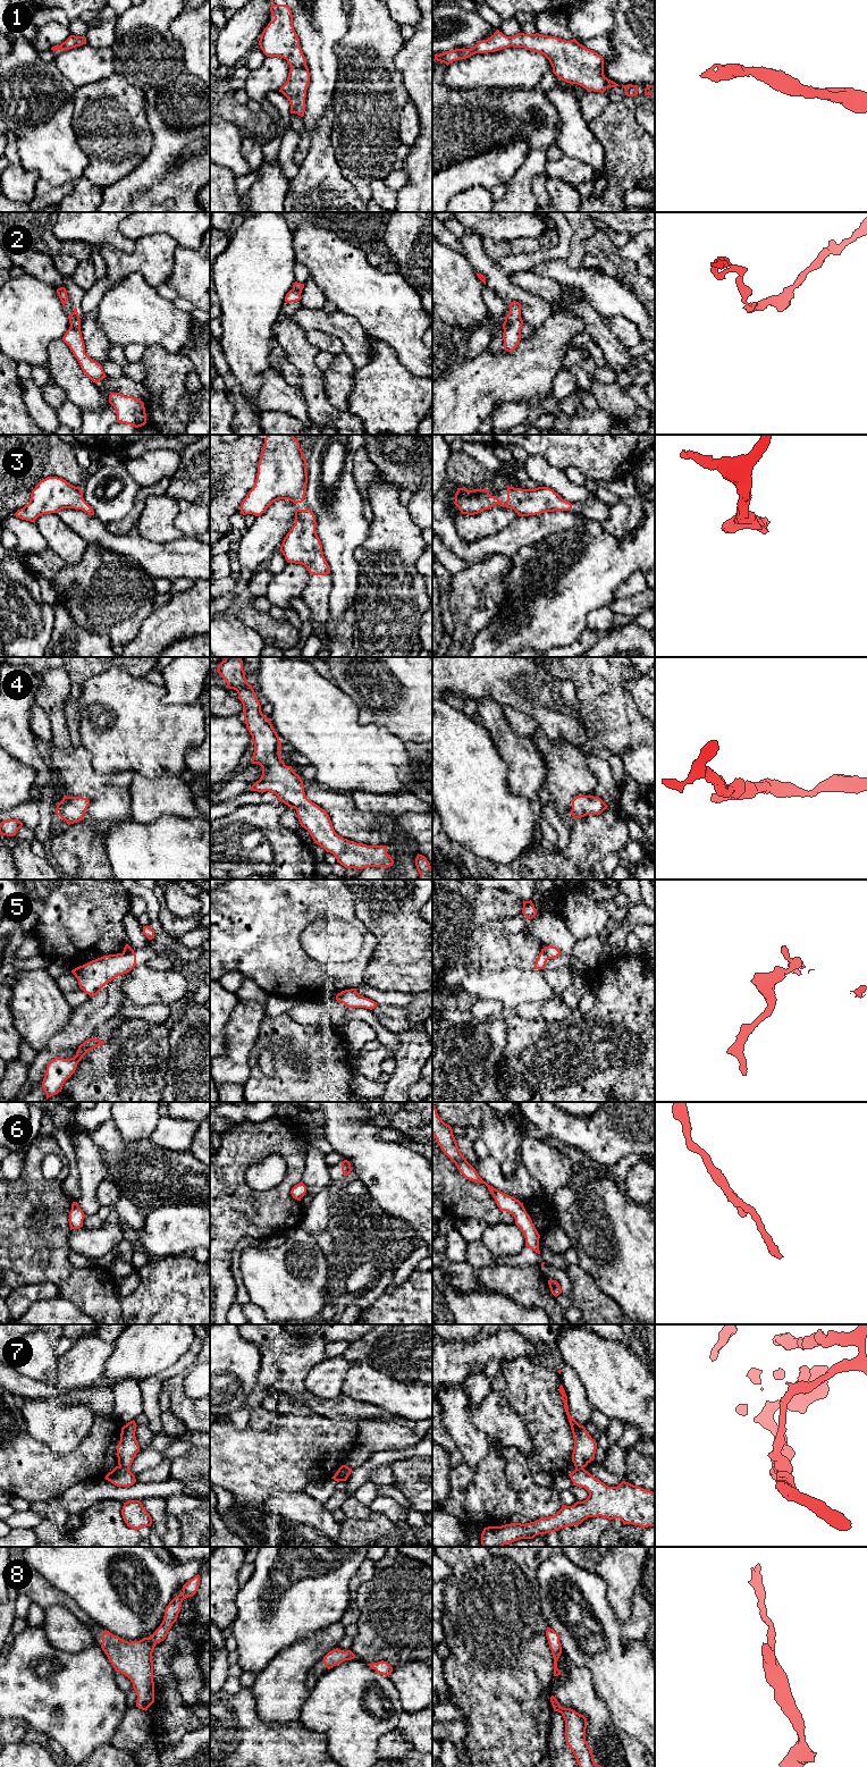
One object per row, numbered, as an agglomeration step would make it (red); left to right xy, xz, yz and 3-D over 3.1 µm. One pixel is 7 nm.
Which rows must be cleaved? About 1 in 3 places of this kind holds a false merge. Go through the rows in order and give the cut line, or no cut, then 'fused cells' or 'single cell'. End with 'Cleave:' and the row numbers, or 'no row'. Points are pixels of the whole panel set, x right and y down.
1: no cut | single cell
2: no cut | single cell
3: no cut | single cell
4: no cut | single cell
5: yz (541, 950), (548, 958) | fused cells
6: no cut | single cell
7: xy (119, 1465), (128, 1469) | fused cells
8: no cut | single cell
Cleave: 5, 7

